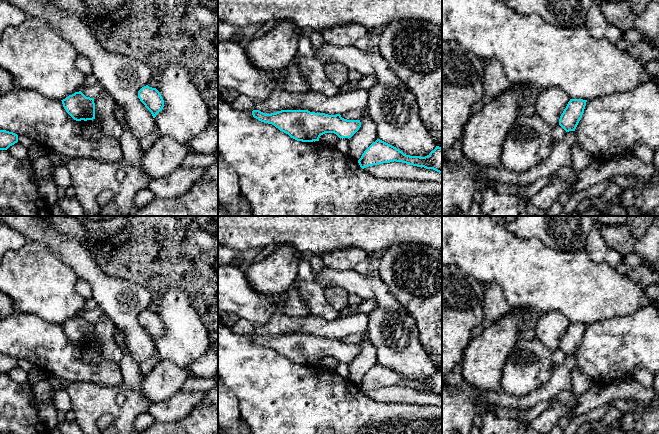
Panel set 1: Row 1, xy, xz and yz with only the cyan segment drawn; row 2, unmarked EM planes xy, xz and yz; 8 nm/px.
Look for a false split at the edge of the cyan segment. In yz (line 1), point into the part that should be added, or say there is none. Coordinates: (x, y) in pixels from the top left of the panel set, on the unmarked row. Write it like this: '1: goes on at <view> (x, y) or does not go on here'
1: does not go on here

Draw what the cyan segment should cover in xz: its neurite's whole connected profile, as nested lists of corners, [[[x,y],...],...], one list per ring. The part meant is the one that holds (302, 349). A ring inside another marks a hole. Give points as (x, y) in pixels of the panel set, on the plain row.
[[[253,334],[252,339],[302,366],[319,365],[320,360],[325,357],[334,357],[339,362],[349,363],[361,351],[360,344],[347,344],[340,338],[328,339],[308,334],[281,334],[271,338]]]

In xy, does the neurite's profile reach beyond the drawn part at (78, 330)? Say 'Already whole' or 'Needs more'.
Already whole

